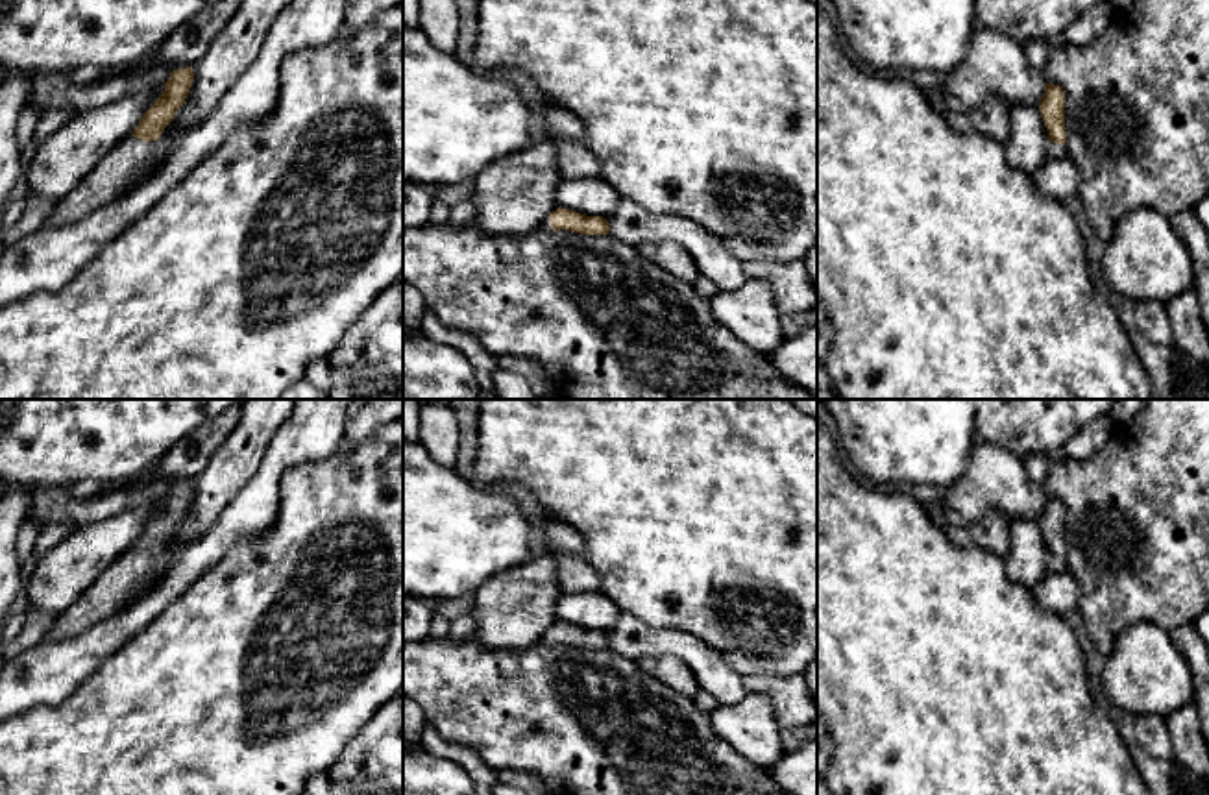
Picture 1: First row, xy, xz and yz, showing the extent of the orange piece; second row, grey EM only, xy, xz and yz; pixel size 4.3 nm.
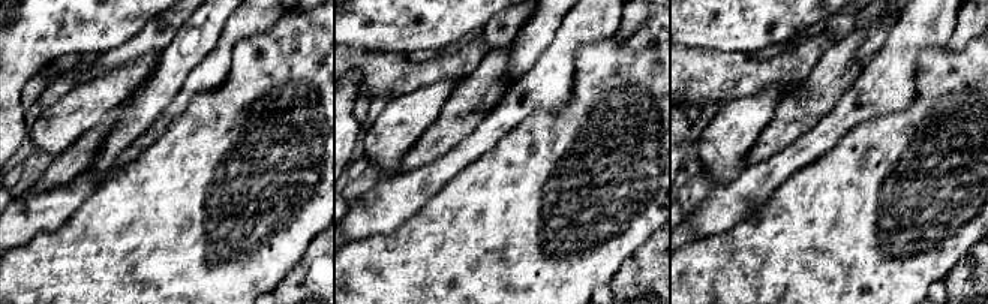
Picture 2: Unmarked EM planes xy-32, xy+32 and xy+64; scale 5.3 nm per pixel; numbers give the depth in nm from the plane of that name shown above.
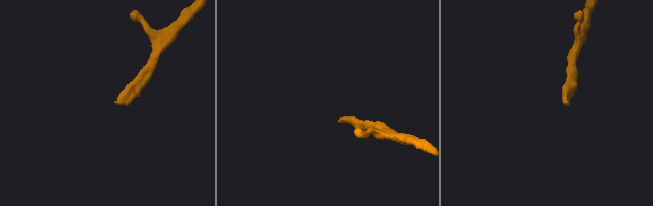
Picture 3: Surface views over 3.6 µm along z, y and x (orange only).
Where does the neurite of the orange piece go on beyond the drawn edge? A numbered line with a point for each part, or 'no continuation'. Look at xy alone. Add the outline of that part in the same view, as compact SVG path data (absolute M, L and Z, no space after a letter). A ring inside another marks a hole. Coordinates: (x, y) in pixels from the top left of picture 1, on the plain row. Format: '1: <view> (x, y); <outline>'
1: xy (111, 592); M133 549L126 551L65 614L52 621L46 638L68 640L116 616L129 605L159 566L161 555L144 556Z

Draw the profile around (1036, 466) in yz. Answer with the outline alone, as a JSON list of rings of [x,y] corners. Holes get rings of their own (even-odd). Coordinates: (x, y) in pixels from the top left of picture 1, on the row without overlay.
[[[1035,453],[1024,459],[1024,470],[1030,481],[1035,484],[1044,484],[1050,466],[1052,466],[1052,460],[1046,455]]]

